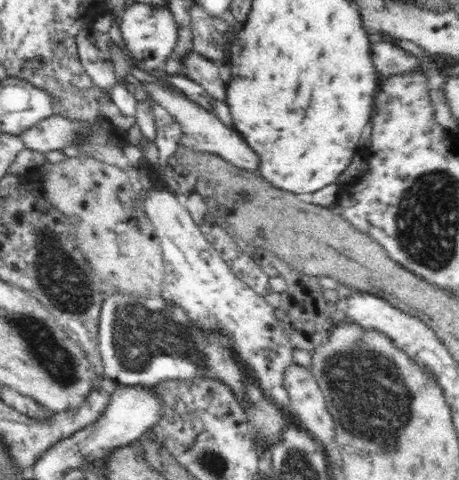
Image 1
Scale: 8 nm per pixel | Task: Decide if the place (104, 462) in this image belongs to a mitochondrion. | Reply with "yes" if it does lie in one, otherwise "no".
no

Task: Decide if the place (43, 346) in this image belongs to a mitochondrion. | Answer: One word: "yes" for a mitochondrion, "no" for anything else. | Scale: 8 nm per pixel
yes

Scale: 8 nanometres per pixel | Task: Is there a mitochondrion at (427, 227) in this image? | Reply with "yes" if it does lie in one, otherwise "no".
yes

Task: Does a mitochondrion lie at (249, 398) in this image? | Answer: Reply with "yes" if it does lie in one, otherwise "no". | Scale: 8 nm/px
no

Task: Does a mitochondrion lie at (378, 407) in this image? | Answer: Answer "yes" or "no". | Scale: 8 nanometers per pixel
yes

